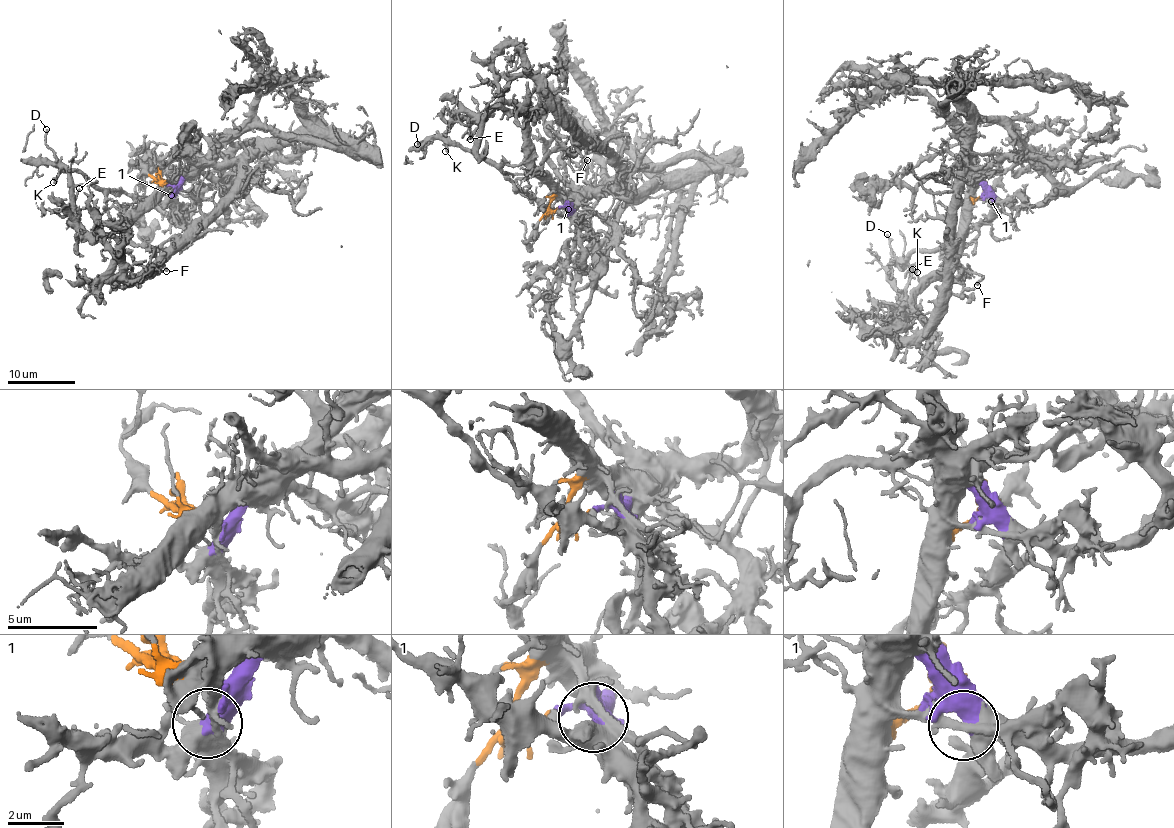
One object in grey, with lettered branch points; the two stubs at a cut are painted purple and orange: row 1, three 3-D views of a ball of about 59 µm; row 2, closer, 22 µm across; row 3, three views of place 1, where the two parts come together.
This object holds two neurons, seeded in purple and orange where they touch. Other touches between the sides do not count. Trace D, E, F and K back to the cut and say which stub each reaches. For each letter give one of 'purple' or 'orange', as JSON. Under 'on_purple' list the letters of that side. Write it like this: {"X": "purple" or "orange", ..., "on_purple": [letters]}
{"D": "purple", "E": "orange", "F": "orange", "K": "purple", "on_purple": ["D", "K"]}

